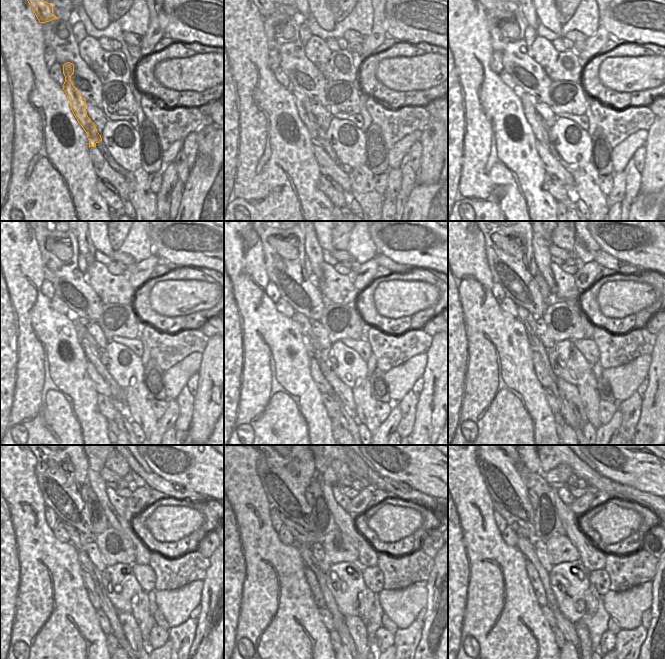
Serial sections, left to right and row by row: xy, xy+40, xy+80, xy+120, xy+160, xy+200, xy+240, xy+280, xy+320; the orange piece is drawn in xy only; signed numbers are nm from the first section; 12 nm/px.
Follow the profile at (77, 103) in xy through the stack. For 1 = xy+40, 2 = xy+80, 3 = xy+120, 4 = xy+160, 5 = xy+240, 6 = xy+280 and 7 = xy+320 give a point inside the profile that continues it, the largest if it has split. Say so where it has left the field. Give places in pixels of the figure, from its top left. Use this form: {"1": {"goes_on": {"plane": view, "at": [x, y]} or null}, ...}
{"1": {"goes_on": {"plane": "xy+40", "at": [318, 136]}}, "2": {"goes_on": {"plane": "xy+80", "at": [528, 102]}}, "3": {"goes_on": {"plane": "xy+120", "at": [118, 393]}}, "4": {"goes_on": {"plane": "xy+160", "at": [344, 393]}}, "5": {"goes_on": {"plane": "xy+240", "at": [132, 632]}}, "6": {"goes_on": {"plane": "xy+280", "at": [357, 629]}}, "7": {"goes_on": {"plane": "xy+320", "at": [581, 629]}}}

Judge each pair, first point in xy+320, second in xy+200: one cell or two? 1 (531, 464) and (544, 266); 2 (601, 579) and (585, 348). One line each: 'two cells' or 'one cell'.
1: two cells
2: one cell

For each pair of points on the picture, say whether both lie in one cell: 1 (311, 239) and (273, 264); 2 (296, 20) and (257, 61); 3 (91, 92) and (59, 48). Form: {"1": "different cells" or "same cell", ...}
{"1": "different cells", "2": "different cells", "3": "same cell"}

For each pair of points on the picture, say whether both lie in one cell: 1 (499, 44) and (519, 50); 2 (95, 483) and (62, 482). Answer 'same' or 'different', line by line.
1: same
2: different

